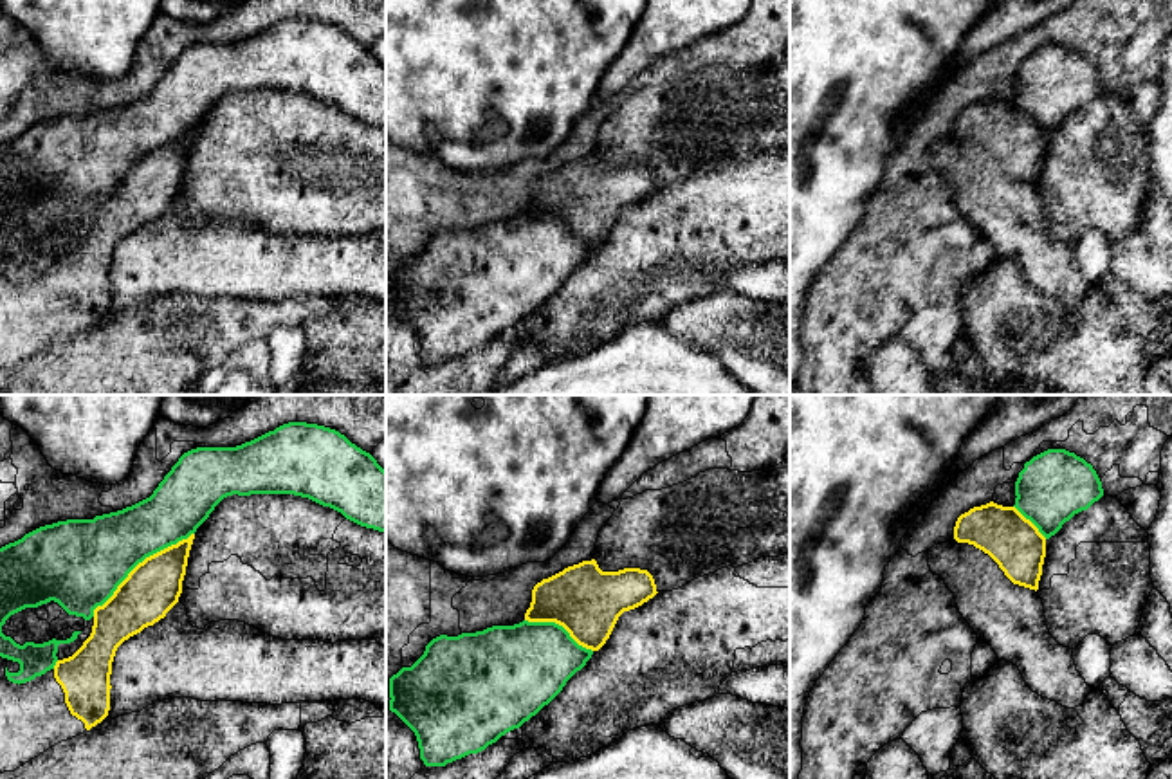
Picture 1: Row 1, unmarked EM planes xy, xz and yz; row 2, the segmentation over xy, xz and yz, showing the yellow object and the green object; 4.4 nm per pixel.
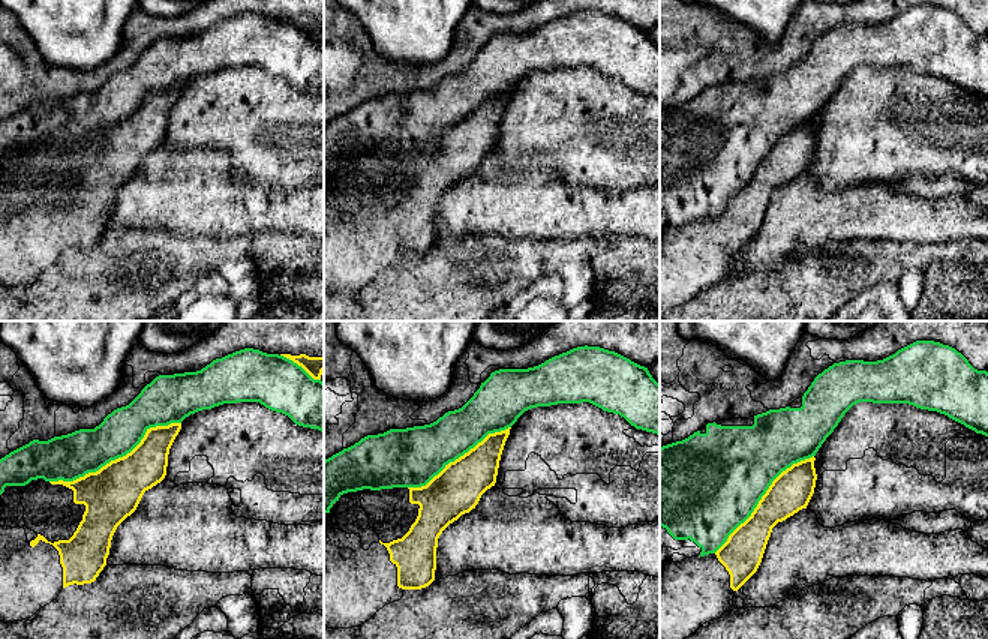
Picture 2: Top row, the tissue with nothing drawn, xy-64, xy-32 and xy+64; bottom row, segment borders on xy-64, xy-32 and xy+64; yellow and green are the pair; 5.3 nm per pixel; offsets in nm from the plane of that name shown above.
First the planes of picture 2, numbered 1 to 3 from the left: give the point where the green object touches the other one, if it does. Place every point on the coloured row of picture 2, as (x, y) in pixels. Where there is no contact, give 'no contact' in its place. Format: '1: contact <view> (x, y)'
1: contact xy-64 (116, 459)
2: contact xy-32 (461, 456)
3: contact xy+64 (762, 497)

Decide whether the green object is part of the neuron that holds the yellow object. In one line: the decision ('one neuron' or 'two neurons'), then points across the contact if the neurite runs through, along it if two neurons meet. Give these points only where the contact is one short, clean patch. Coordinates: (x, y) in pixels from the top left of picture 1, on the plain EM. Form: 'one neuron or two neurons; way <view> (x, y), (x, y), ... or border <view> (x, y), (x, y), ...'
two neurons

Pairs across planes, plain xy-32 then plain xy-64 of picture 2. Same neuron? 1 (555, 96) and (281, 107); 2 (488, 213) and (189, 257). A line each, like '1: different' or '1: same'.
1: same
2: different

